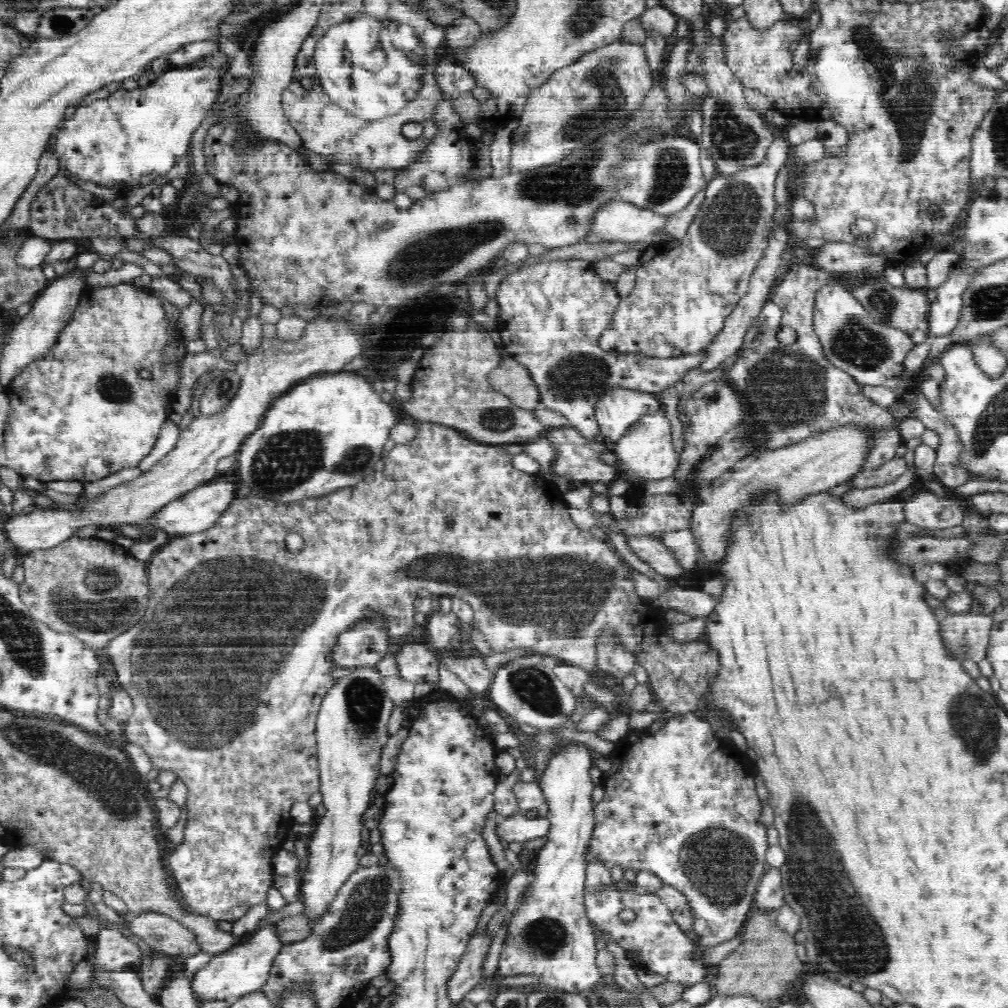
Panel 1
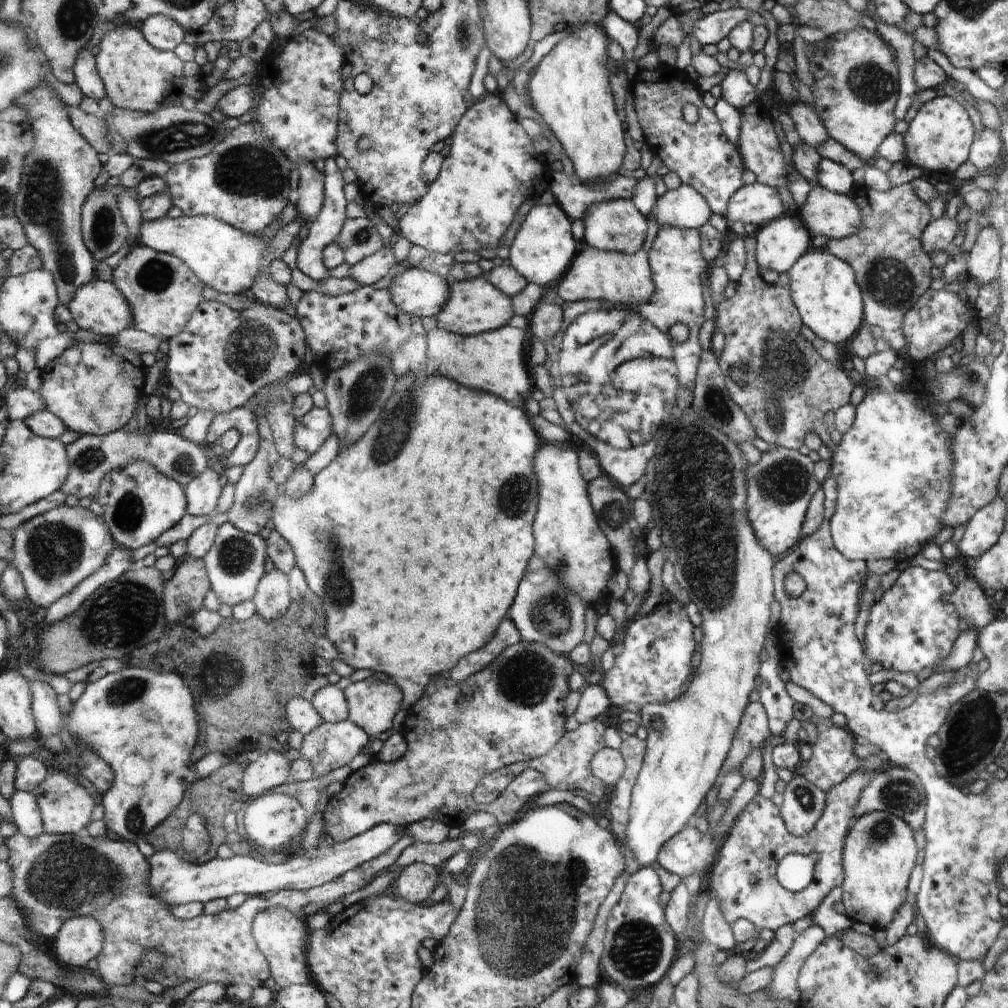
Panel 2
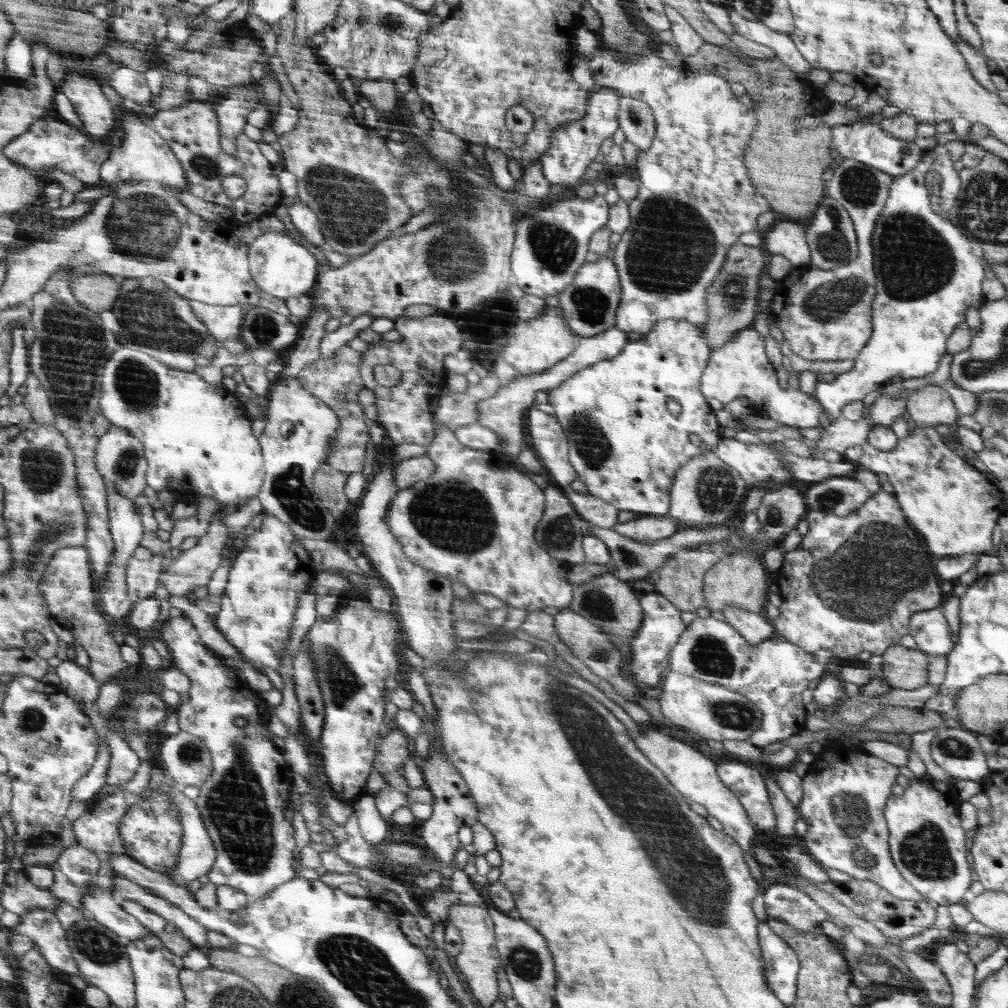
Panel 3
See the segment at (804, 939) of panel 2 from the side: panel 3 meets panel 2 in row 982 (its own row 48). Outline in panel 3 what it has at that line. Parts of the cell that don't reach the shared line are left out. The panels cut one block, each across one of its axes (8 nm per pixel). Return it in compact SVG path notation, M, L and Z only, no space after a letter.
M728 8L728 12L737 34L749 40L754 40L758 44L768 46L776 53L776 57L799 74L809 72L812 69L810 63L796 49L790 35L775 32L775 30L764 26L762 23L752 24L731 8Z

